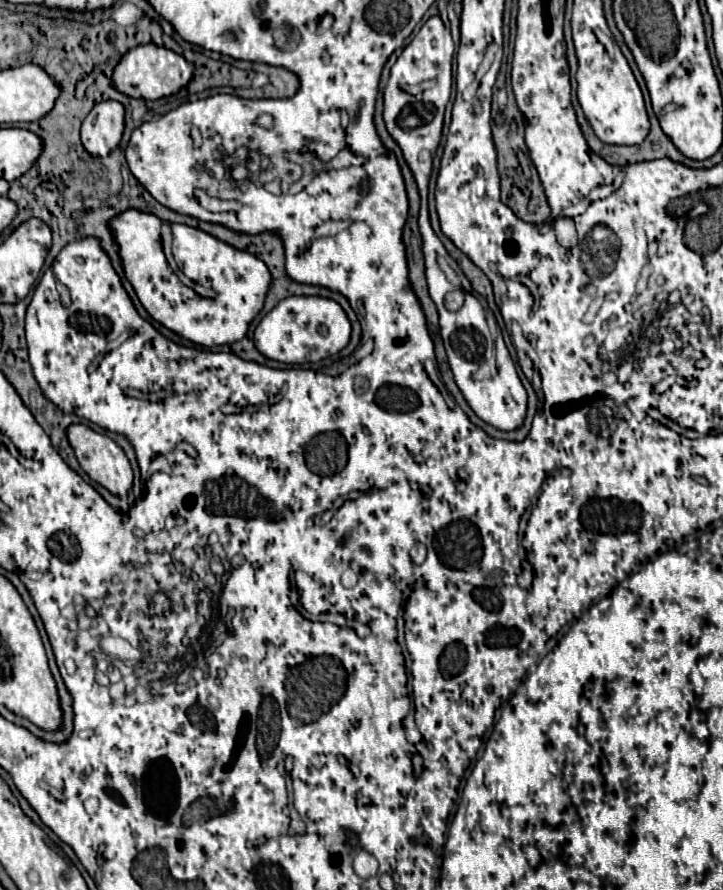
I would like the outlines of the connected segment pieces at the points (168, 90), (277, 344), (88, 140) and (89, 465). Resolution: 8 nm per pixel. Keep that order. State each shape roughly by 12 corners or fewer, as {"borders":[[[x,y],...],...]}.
{"borders":[[[149,43],[121,57],[111,81],[127,97],[161,99],[193,67]],[[287,297],[257,325],[255,347],[281,363],[339,353],[339,303]],[[97,103],[81,125],[81,143],[107,157],[121,141],[125,111]],[[81,423],[67,437],[79,465],[113,495],[127,495],[133,469],[111,437]]]}

